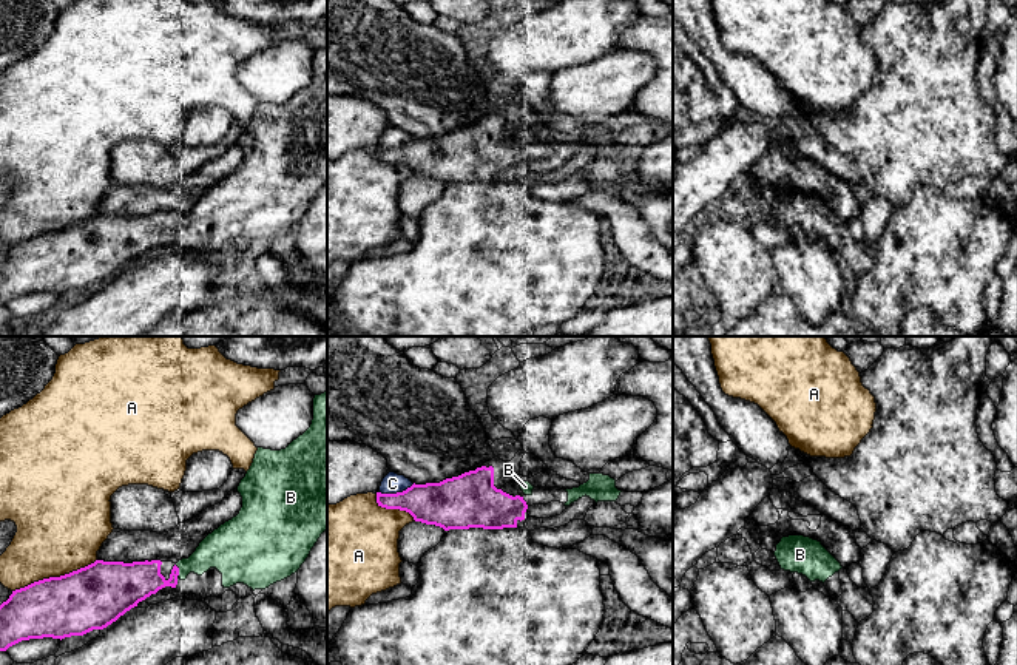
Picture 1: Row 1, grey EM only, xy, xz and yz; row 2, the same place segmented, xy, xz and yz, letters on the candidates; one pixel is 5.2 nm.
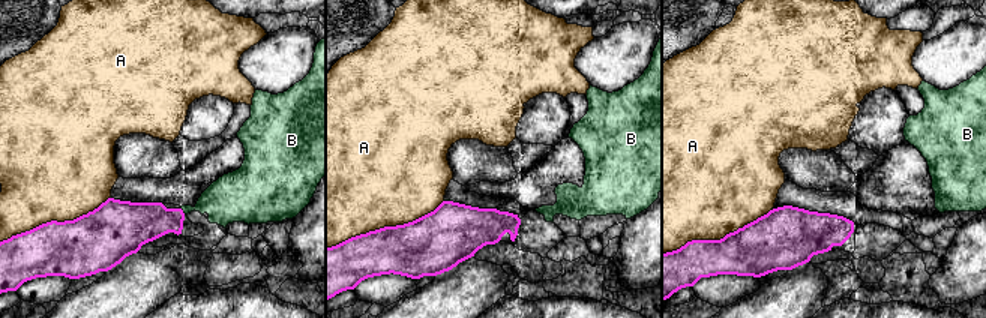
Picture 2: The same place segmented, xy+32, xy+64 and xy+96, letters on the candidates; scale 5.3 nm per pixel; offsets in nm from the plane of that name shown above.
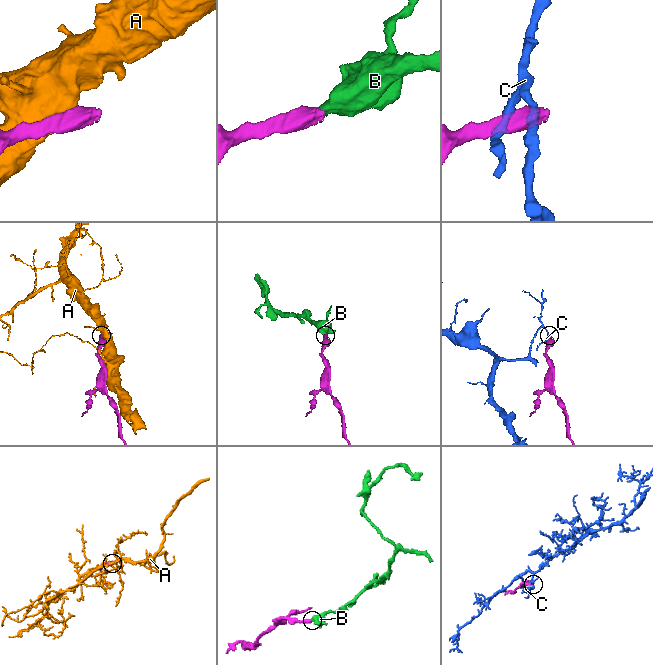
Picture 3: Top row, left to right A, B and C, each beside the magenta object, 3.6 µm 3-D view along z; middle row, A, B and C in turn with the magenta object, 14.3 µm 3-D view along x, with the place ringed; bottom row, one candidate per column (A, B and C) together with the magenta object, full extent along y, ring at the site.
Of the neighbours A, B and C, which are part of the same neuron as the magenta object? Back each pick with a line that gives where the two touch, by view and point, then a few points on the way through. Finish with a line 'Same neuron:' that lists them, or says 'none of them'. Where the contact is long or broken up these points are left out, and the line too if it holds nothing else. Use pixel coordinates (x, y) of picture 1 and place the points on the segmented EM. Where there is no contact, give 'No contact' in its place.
B: Touches magenta at xy (178, 570)
Same neuron: B

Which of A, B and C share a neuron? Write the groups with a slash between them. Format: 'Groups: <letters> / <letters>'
Groups: A / B / C

